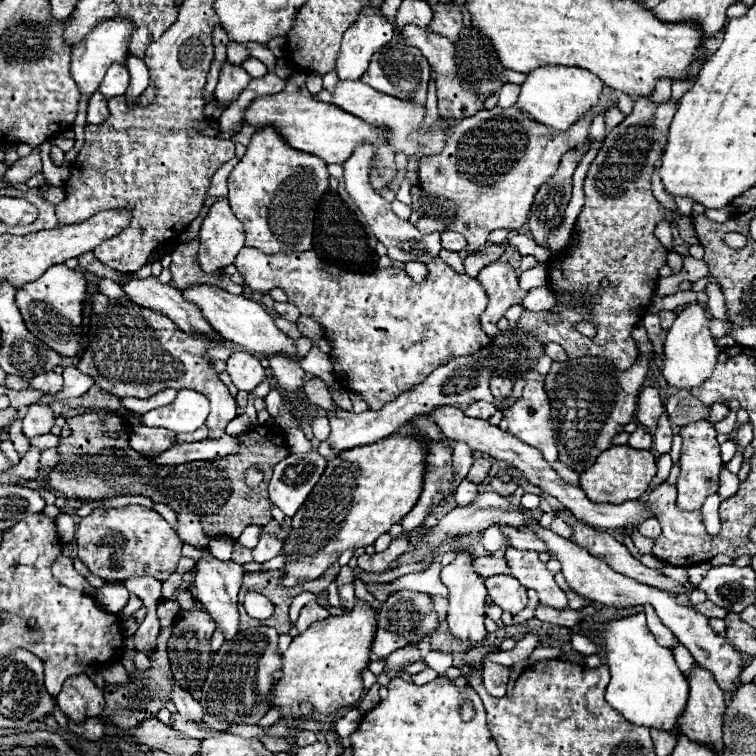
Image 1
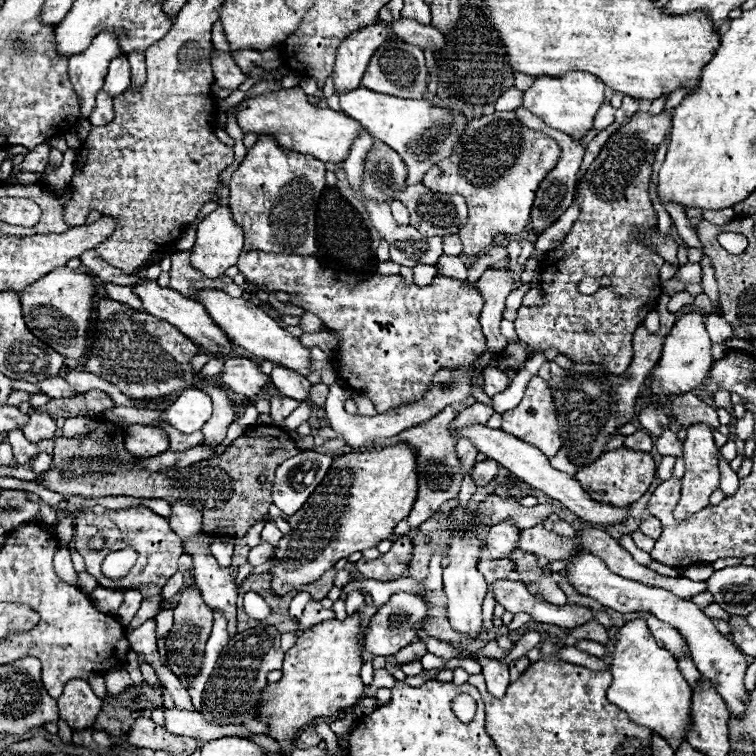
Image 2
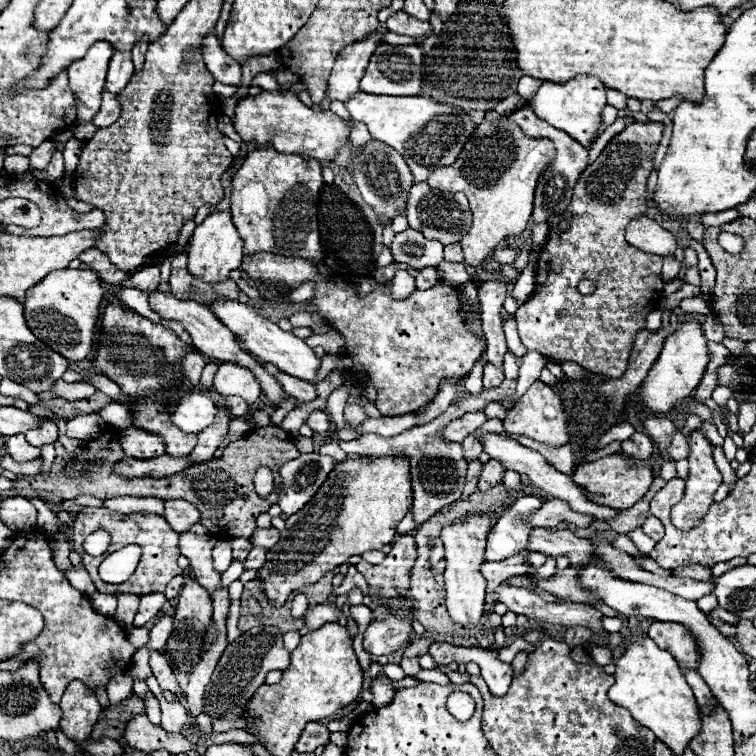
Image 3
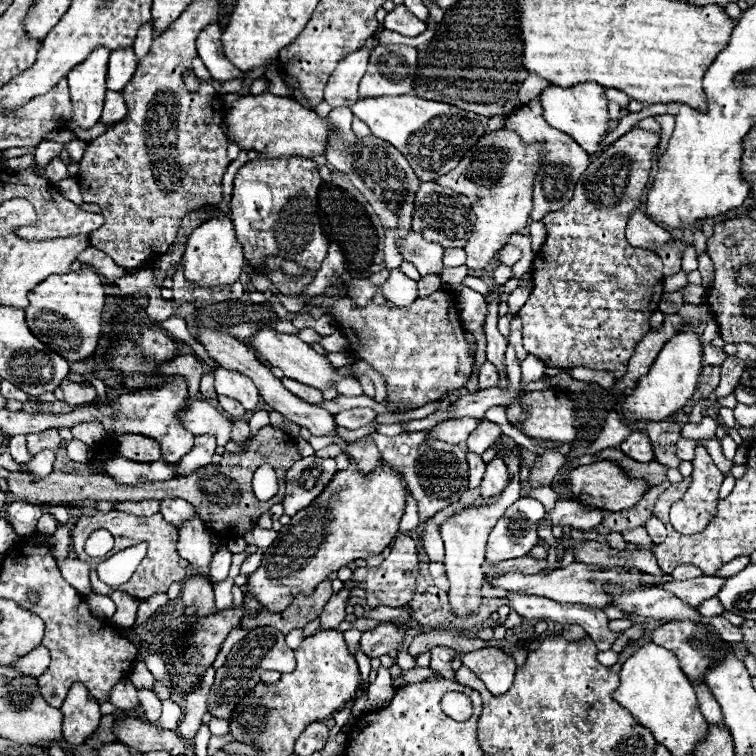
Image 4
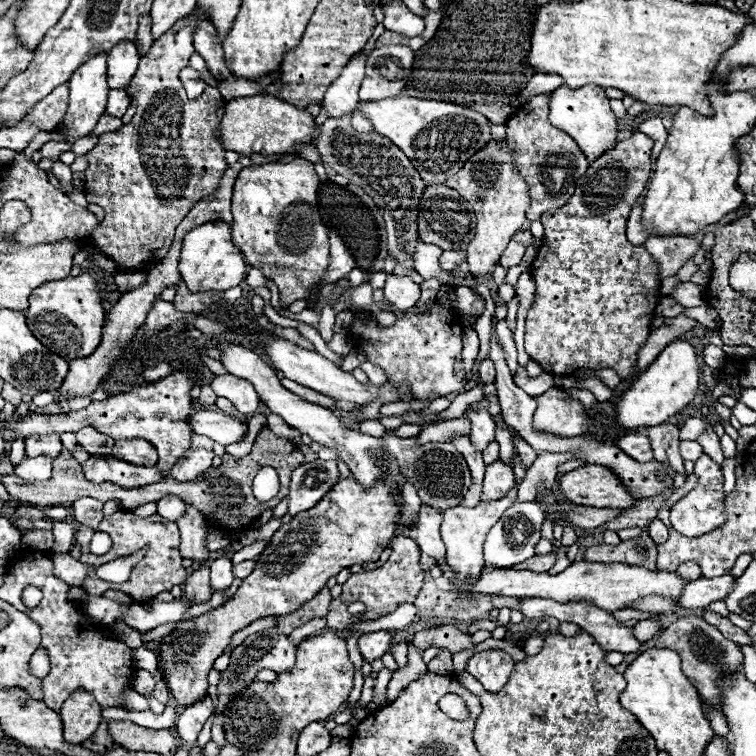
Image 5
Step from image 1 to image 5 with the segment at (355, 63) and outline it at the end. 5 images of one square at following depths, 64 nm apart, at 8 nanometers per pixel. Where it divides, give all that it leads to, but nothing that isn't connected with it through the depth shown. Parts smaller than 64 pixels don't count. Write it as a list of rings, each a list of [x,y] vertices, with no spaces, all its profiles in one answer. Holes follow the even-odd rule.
[[[350,58],[342,68],[342,74],[328,86],[328,92],[322,100],[328,118],[340,118],[342,114],[352,114],[358,106],[358,88],[364,78],[364,58]]]

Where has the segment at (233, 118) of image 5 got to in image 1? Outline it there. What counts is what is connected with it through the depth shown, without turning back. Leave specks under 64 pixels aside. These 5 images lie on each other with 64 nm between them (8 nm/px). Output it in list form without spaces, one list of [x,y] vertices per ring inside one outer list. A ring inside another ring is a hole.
[[[298,72],[286,84],[286,88],[282,92],[254,98],[244,112],[244,124],[250,124],[254,128],[272,126],[282,134],[282,138],[288,142],[290,148],[302,150],[306,154],[314,154],[328,164],[346,162],[350,158],[350,154],[354,152],[354,148],[362,142],[370,142],[372,146],[386,144],[384,128],[370,126],[370,124],[362,122],[360,118],[354,118],[352,114],[340,110],[338,106],[332,106],[326,102],[316,102],[314,96],[306,90],[306,84],[304,84],[306,76],[308,76],[308,72]]]

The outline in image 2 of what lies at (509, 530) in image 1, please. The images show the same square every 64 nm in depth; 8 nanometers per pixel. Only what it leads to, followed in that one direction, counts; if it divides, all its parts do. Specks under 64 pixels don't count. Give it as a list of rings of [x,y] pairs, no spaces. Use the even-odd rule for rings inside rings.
[[[544,526],[526,528],[520,536],[518,550],[532,552],[536,556],[546,556],[548,560],[566,560],[574,550],[584,550],[578,538],[566,538]]]

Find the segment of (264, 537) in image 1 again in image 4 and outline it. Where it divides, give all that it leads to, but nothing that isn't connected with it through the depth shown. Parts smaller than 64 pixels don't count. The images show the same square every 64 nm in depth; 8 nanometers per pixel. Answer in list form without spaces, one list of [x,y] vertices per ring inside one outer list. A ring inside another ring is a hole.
[[[256,552],[256,554],[248,556],[246,562],[240,566],[240,574],[252,574],[260,566],[260,560],[262,560],[262,552]]]

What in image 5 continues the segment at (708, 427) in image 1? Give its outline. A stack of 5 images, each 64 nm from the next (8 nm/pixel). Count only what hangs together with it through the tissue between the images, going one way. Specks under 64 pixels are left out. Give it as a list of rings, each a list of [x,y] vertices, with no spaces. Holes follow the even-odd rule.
[[[702,454],[696,460],[694,474],[698,476],[698,486],[692,492],[688,492],[680,502],[676,502],[670,510],[672,528],[684,536],[690,536],[690,538],[708,534],[710,530],[716,530],[718,526],[722,526],[726,522],[724,520],[724,516],[726,516],[724,514],[724,496],[726,494],[724,494],[724,476],[722,476],[720,466],[710,456]]]

